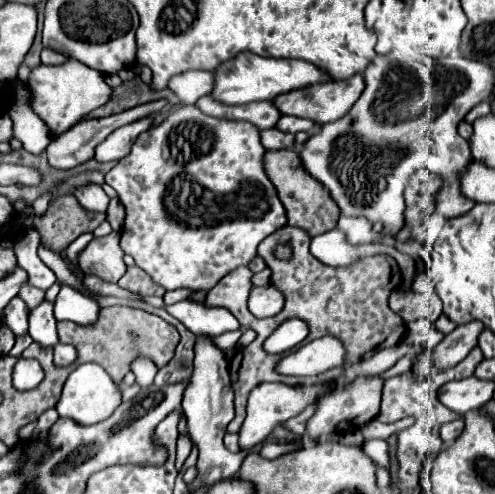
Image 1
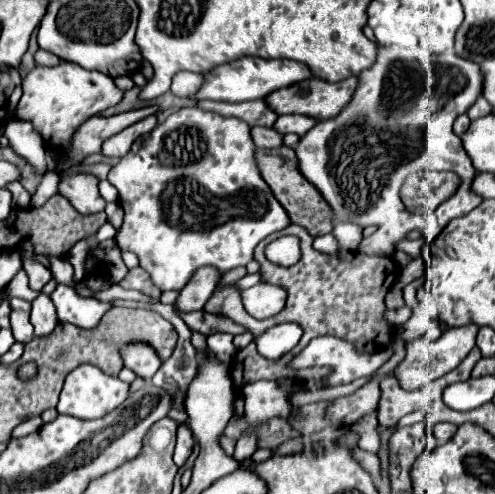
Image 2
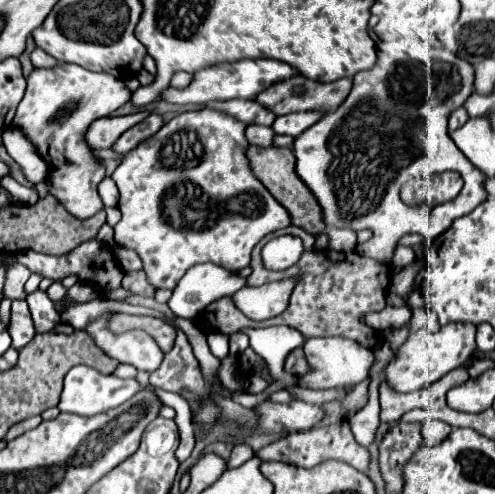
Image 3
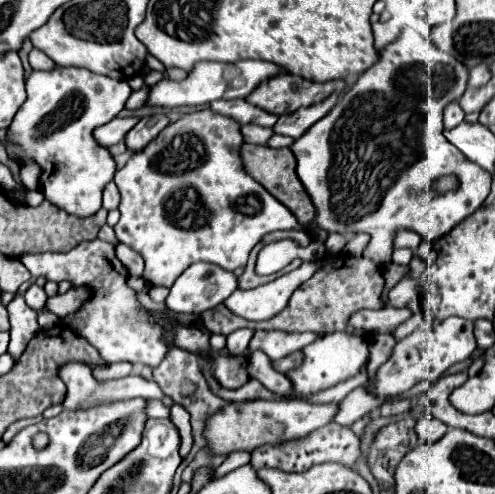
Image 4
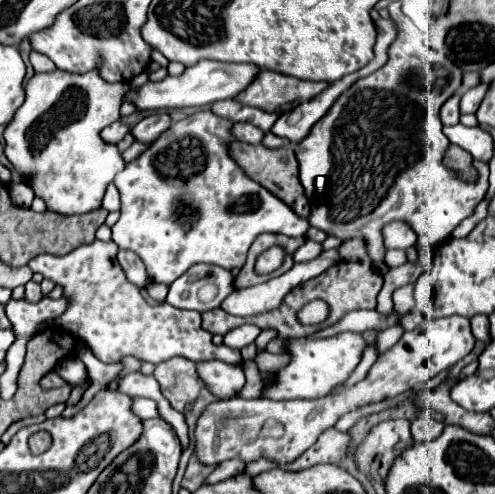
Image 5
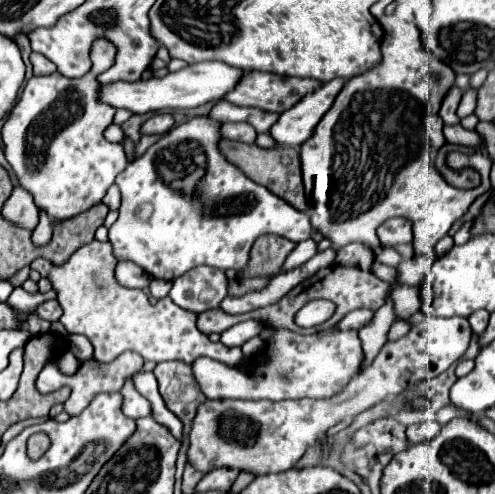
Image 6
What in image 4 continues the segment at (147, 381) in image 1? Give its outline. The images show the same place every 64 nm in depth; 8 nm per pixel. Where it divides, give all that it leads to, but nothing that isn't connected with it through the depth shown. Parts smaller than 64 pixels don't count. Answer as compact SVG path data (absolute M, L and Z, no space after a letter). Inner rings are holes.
M96 238L92 242L78 244L68 254L30 254L30 256L22 258L22 264L30 270L32 278L38 278L38 274L40 274L52 282L68 280L68 282L72 282L74 288L84 286L90 290L90 298L84 300L76 312L64 316L62 322L72 332L86 338L100 352L100 358L108 364L126 360L130 364L148 364L148 366L156 368L172 348L180 346L180 342L182 342L182 350L186 350L186 352L192 352L202 358L214 356L210 342L208 342L210 332L204 328L198 314L178 314L178 312L172 312L166 308L166 310L162 310L162 314L166 314L170 318L170 322L168 322L168 320L154 318L150 314L150 310L146 310L138 302L136 292L132 288L128 288L128 284L126 284L128 270L116 258L114 244L108 244L108 242ZM166 332L172 332L172 336L174 336L172 342L168 342L164 338Z

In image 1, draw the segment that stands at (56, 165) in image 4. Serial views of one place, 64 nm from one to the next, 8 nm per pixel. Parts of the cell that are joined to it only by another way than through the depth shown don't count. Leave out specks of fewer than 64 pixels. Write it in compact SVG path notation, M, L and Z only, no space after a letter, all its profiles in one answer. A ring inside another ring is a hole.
M66 60L60 66L38 66L28 76L28 92L30 92L30 106L40 116L40 120L48 126L52 138L58 138L74 124L78 124L84 116L92 110L104 106L112 98L112 88L104 82L104 74L76 62ZM98 184L78 186L72 190L72 194L76 196L78 204L90 212L106 212L108 202L110 202L110 198L104 194L104 190Z

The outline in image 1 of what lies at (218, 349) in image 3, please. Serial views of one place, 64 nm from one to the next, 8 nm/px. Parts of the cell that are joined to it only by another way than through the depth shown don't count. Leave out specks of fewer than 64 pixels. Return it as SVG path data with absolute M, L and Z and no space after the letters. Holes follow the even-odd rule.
M242 330L226 332L226 334L220 334L220 336L214 336L212 340L214 340L214 346L224 352L224 356L230 356L236 350L236 342L238 342L240 334L242 334Z

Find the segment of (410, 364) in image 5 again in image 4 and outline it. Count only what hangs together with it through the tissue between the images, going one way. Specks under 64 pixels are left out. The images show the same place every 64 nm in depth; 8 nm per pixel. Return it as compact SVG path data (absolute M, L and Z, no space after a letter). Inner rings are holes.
M450 316L446 320L436 320L424 328L416 328L412 334L396 342L388 362L384 362L376 370L372 382L364 384L366 392L376 398L386 398L386 396L398 396L424 380L436 382L446 368L466 360L476 350L476 338L472 330L474 324L458 316ZM282 398L282 400L250 400L250 402L230 402L220 408L214 416L206 420L204 438L208 442L208 454L228 456L232 452L248 452L266 446L266 444L282 444L288 440L300 440L312 434L314 430L330 424L338 414L338 402L312 404L308 400L298 398Z

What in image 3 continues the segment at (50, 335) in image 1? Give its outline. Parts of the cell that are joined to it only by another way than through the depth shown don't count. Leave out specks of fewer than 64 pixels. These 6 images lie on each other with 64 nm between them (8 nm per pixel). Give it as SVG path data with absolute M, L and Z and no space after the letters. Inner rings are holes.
M34 290L26 296L26 302L32 312L32 320L38 332L48 332L61 322L60 314L54 310L52 300L42 290Z

